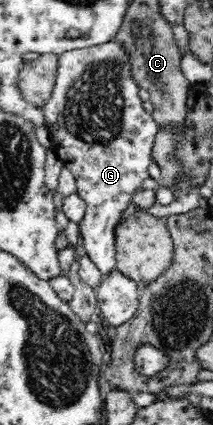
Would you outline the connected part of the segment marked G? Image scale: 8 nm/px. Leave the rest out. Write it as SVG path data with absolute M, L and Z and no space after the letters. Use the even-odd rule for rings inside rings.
M114 39L105 44L75 48L59 54L54 90L49 101L41 107L47 121L45 127L50 136L50 148L55 151L64 167L73 173L76 193L85 201L86 211L77 226L83 235L83 248L103 278L116 270L116 227L132 207L133 192L141 187L145 178L150 177L148 168L154 161L152 150L159 130L153 117L143 109L139 91L140 87L131 76L129 55Z

